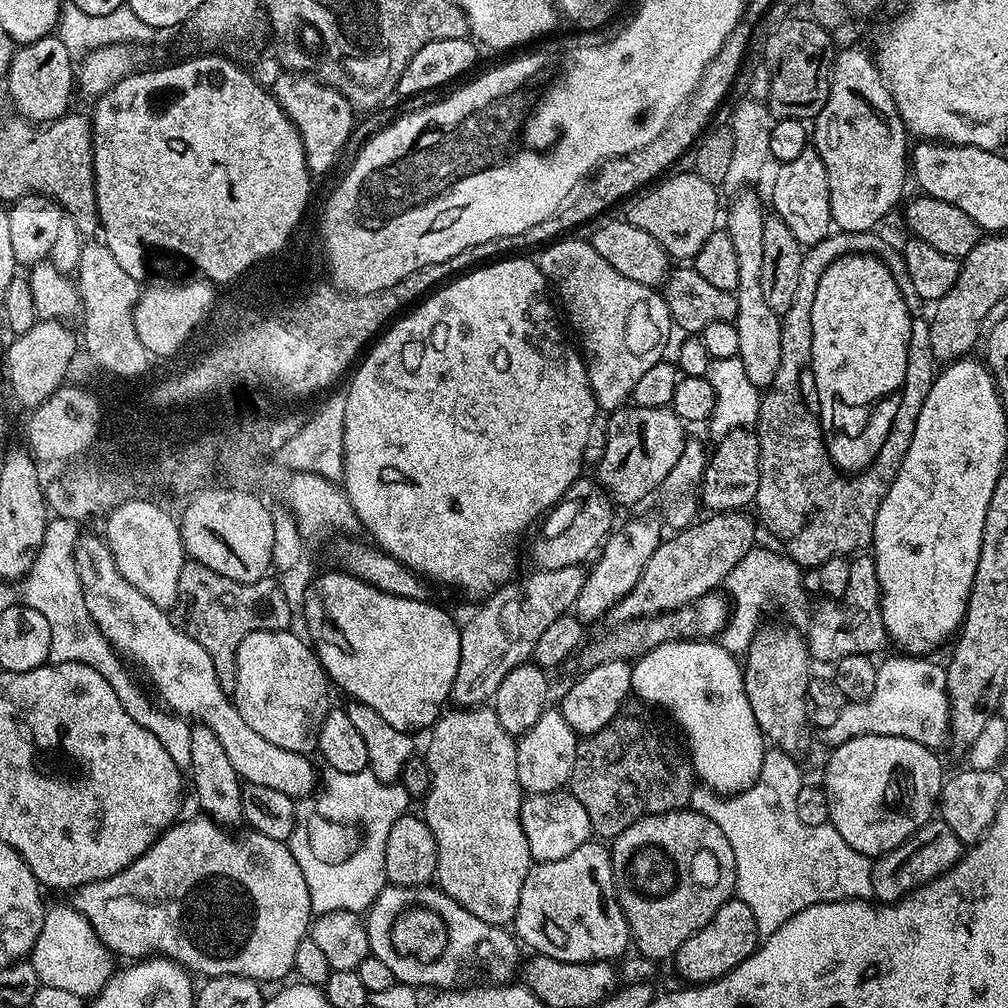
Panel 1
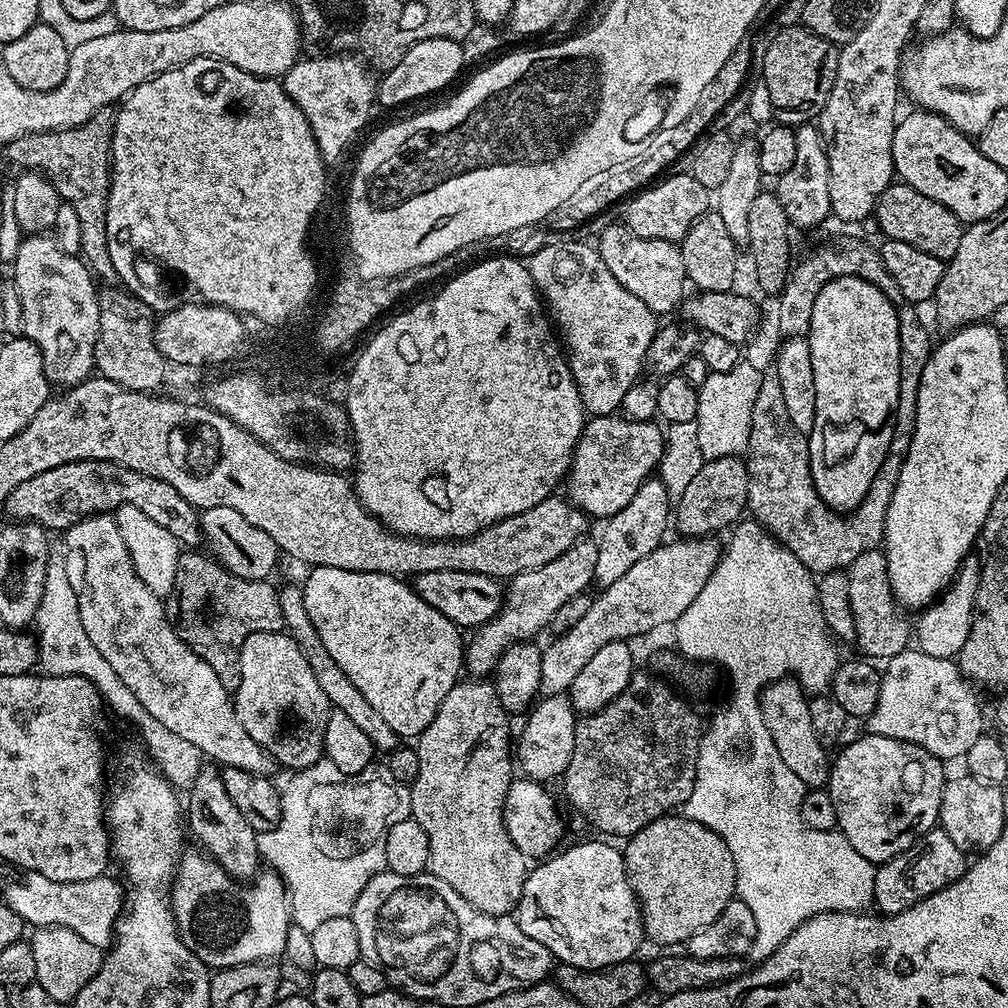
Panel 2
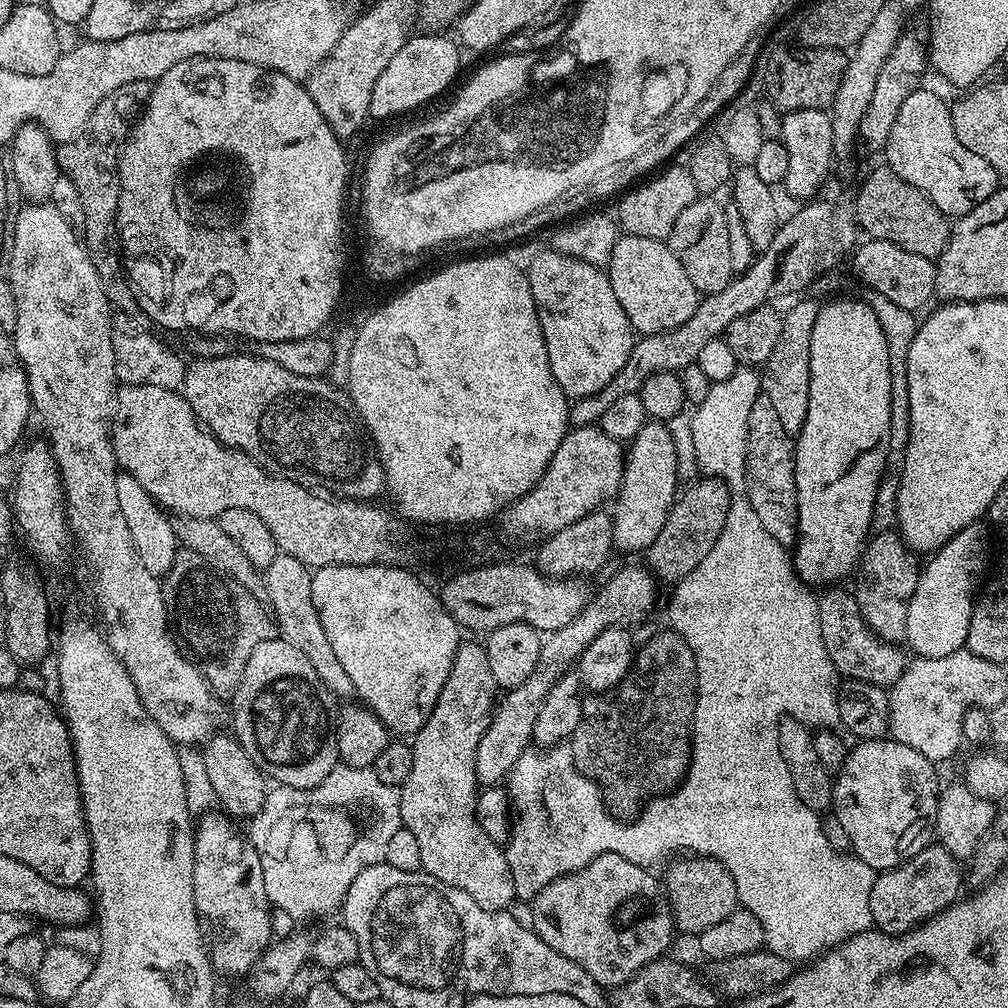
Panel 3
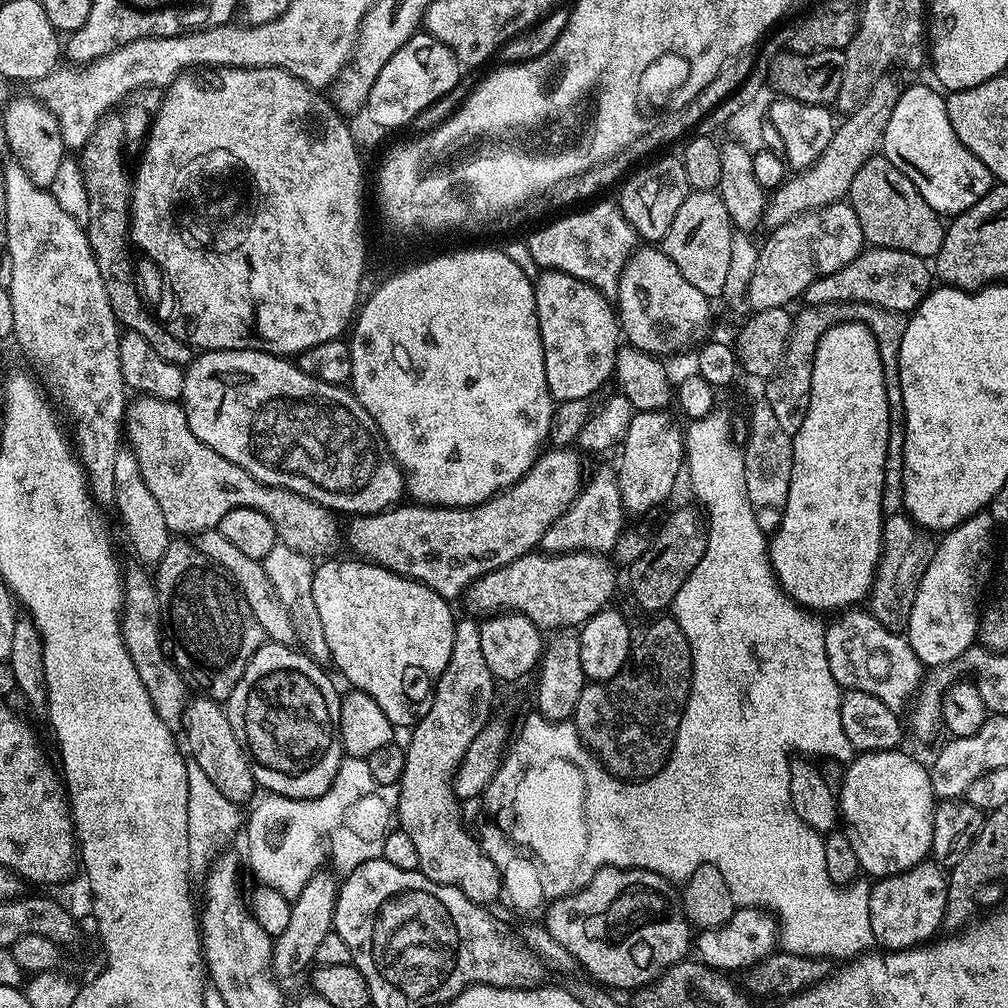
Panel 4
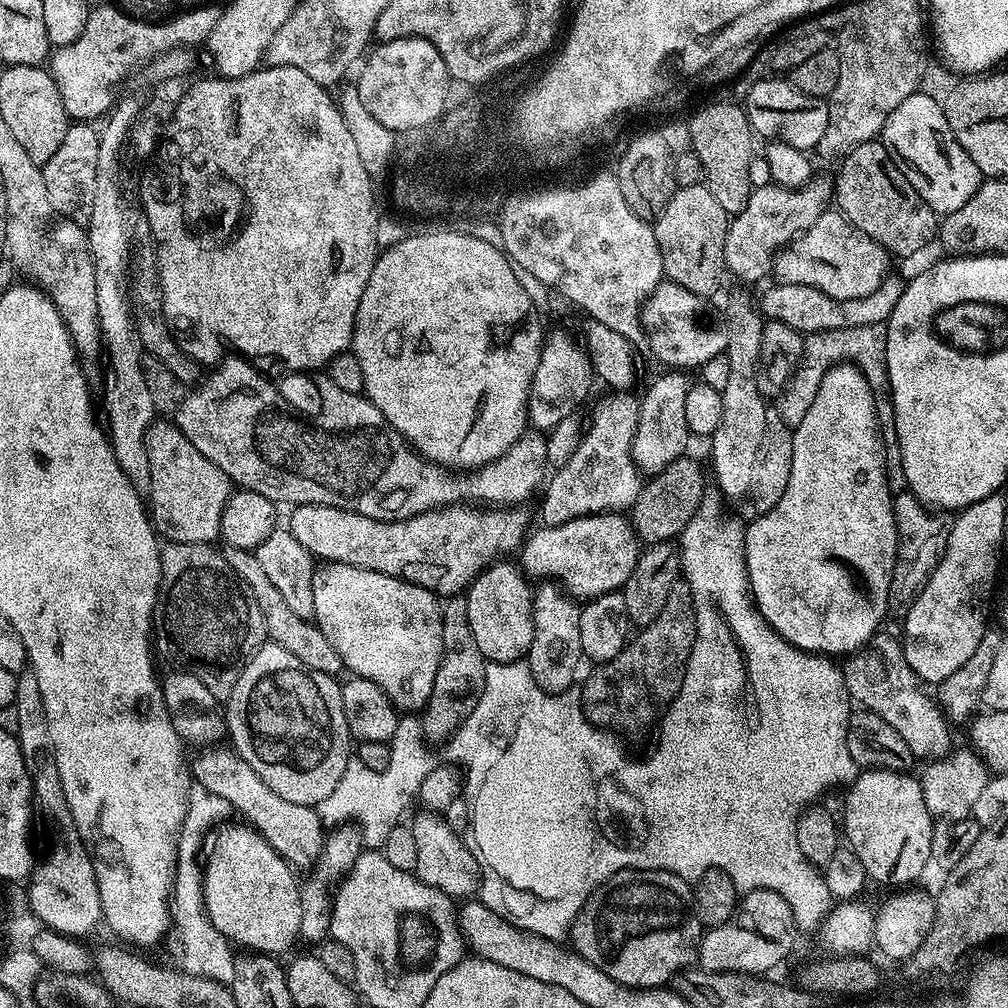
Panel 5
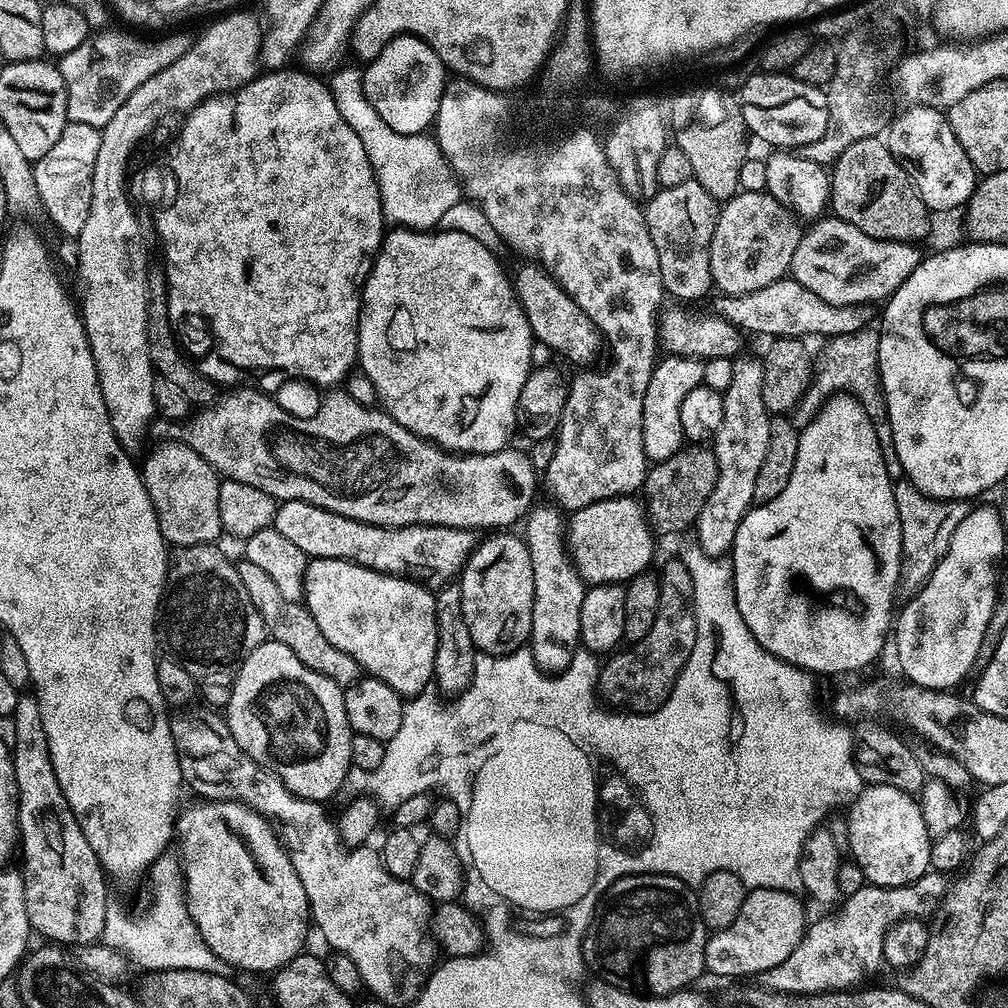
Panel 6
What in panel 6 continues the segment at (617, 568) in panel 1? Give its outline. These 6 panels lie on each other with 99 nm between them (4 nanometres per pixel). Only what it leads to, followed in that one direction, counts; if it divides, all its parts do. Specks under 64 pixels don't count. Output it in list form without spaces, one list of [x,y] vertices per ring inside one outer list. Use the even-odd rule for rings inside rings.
[[[668,354],[657,359],[656,369],[650,374],[650,382],[646,385],[646,398],[642,398],[642,446],[649,461],[668,459],[685,447],[682,401],[685,400],[686,394],[690,394],[690,390],[704,383],[703,369],[704,361],[695,360],[693,356]]]

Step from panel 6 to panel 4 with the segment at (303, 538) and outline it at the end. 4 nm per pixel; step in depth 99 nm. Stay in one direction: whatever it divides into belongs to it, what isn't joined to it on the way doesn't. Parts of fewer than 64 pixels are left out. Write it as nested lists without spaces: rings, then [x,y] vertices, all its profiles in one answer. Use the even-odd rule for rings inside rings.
[[[552,446],[547,450],[541,451],[537,455],[536,460],[530,466],[530,470],[524,477],[511,488],[498,493],[497,496],[490,497],[486,502],[476,505],[475,508],[437,508],[426,504],[418,504],[415,502],[404,502],[399,506],[389,507],[383,512],[373,512],[371,516],[361,516],[359,514],[353,515],[352,520],[348,524],[348,544],[353,548],[355,555],[359,559],[367,560],[369,564],[376,564],[379,568],[385,568],[391,572],[397,572],[400,576],[407,576],[411,579],[420,581],[430,590],[434,590],[438,595],[444,597],[445,600],[452,602],[455,601],[455,596],[463,597],[467,593],[469,586],[486,574],[490,574],[494,570],[498,570],[502,566],[506,566],[510,562],[514,562],[518,558],[522,558],[528,552],[533,551],[539,545],[542,534],[546,534],[546,530],[550,530],[550,526],[554,521],[565,512],[565,510],[572,504],[573,497],[580,491],[582,487],[582,476],[580,480],[580,460],[568,448],[560,448],[564,446]]]

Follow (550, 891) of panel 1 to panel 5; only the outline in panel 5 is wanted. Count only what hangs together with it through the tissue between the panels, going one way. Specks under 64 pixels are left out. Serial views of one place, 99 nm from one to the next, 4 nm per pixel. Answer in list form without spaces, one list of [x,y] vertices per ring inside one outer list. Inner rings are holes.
[[[625,868],[589,896],[584,909],[572,922],[570,935],[570,944],[575,952],[586,958],[586,962],[594,962],[598,970],[610,974],[614,982],[622,982],[631,988],[658,988],[667,985],[677,972],[687,969],[698,956],[702,925],[696,916],[693,885],[672,872]]]

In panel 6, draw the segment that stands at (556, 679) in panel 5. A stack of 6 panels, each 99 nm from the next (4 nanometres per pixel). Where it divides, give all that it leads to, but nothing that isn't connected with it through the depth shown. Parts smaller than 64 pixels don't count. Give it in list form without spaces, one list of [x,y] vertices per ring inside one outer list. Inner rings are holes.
[[[533,507],[522,524],[522,539],[528,545],[530,562],[534,566],[530,647],[534,662],[545,674],[565,672],[572,664],[573,651],[580,644],[580,611],[586,591],[566,547],[565,517],[555,507],[552,508]]]

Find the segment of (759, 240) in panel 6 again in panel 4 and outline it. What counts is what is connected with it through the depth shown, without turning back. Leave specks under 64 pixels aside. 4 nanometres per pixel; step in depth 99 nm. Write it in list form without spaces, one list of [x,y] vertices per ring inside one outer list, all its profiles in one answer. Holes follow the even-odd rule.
[[[890,78],[883,79],[856,111],[842,119],[844,121],[841,124],[839,121],[830,138],[830,146],[822,150],[817,160],[809,168],[789,175],[782,185],[767,197],[762,215],[763,227],[771,230],[790,222],[795,216],[804,215],[805,212],[814,212],[828,204],[841,203],[848,195],[850,182],[854,182],[854,174],[858,174],[858,170],[869,158],[877,155],[884,139],[886,122],[890,122],[890,114],[901,91],[901,85],[894,84]]]

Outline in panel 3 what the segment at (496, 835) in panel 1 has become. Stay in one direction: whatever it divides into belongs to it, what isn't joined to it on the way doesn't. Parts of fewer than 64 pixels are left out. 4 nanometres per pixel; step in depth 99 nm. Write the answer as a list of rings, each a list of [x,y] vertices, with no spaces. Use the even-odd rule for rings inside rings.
[[[461,643],[430,718],[411,741],[414,766],[410,766],[410,778],[399,788],[400,823],[418,841],[423,871],[470,894],[482,910],[491,912],[511,909],[512,899],[518,896],[505,849],[482,830],[476,817],[474,754],[492,721],[497,696],[484,644]]]

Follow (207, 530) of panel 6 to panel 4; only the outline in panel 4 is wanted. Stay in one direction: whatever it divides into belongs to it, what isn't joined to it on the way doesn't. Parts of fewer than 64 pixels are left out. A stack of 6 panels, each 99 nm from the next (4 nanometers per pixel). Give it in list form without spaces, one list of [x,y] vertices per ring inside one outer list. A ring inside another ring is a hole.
[[[143,394],[137,395],[135,399],[126,409],[126,438],[127,441],[130,440],[128,442],[132,452],[138,458],[138,464],[142,466],[142,478],[146,478],[150,494],[154,494],[158,507],[166,517],[169,533],[180,538],[192,538],[198,532],[219,528],[222,518],[226,518],[226,514],[230,514],[232,508],[253,508],[266,514],[266,518],[274,522],[279,543],[300,552],[316,554],[319,548],[335,542],[337,517],[329,509],[323,508],[302,494],[294,494],[285,488],[275,488],[269,484],[260,484],[249,472],[242,470],[242,466],[222,458],[222,454],[214,454],[210,446],[194,438],[194,430],[190,430],[190,422],[186,422],[186,414],[177,401],[159,400]]]

